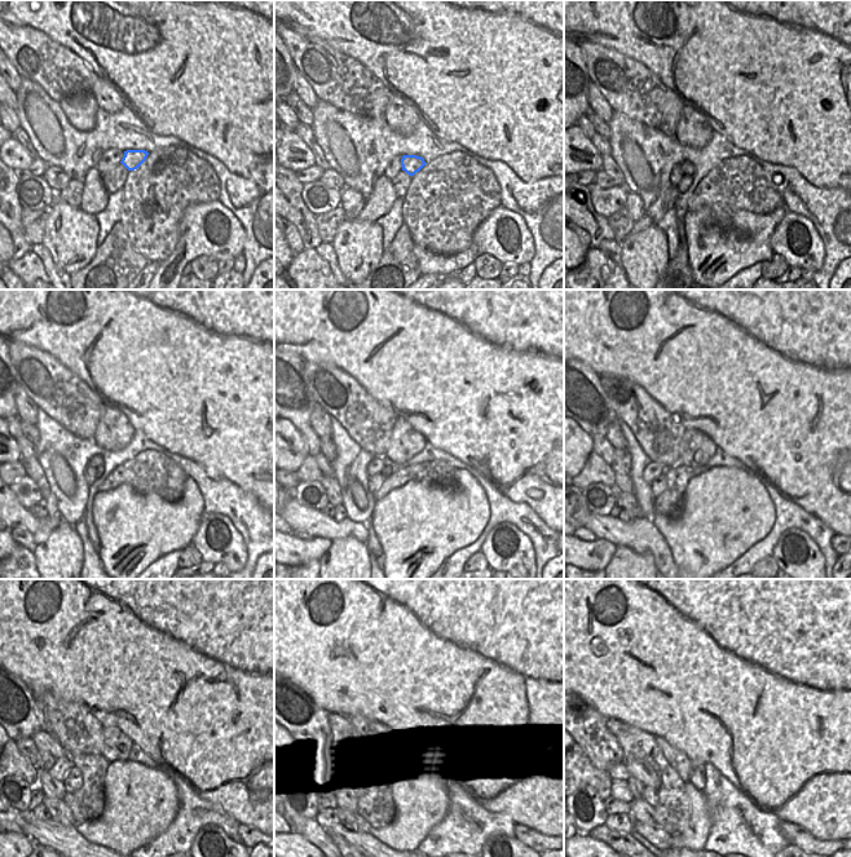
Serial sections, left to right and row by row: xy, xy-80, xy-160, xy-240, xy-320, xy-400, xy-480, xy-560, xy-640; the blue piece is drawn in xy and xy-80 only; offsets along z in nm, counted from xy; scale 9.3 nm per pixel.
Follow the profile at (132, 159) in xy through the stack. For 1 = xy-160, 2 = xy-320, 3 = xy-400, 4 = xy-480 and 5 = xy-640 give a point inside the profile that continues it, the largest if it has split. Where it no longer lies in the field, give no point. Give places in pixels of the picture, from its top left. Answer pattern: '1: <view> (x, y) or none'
1: xy-160 (687, 167)
2: xy-320 (378, 463)
3: xy-400 (653, 469)
4: xy-480 (64, 765)
5: xy-640 (620, 790)

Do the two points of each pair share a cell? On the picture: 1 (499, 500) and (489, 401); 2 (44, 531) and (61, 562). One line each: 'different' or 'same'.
1: different
2: different

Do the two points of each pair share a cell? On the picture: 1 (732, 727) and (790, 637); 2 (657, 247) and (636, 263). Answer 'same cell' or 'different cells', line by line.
1: same cell
2: same cell

